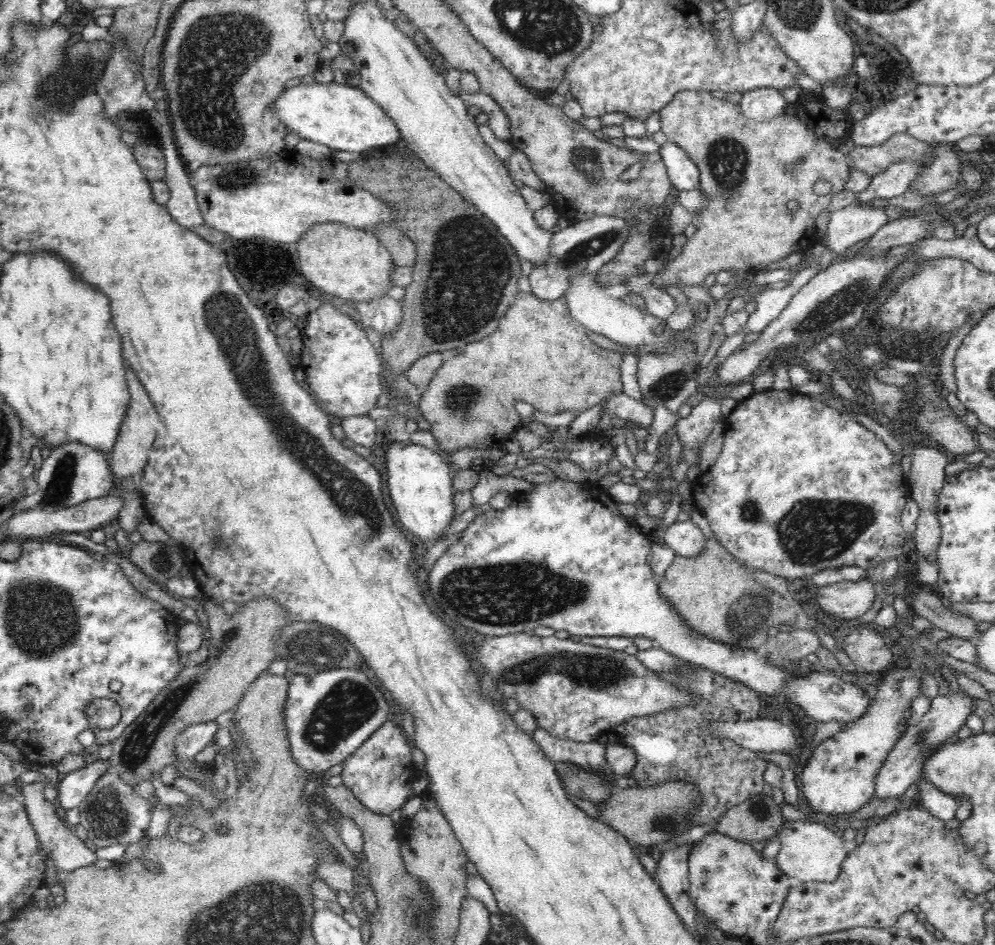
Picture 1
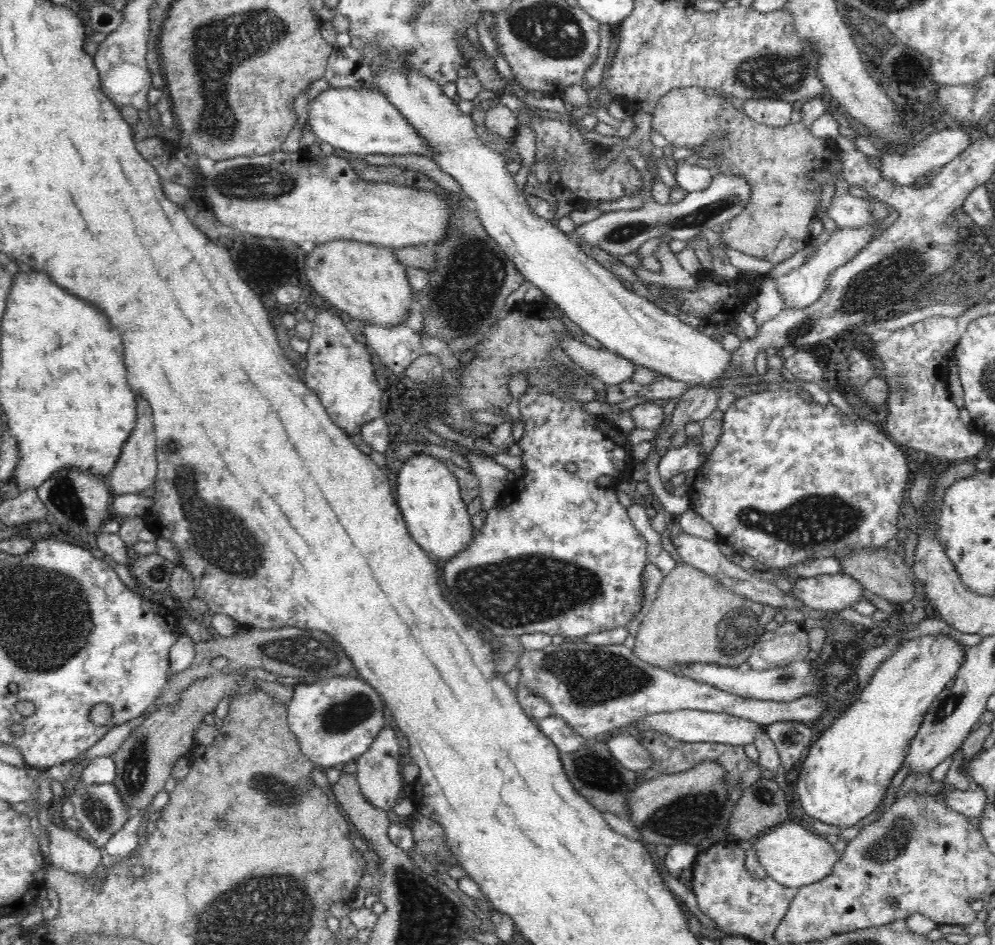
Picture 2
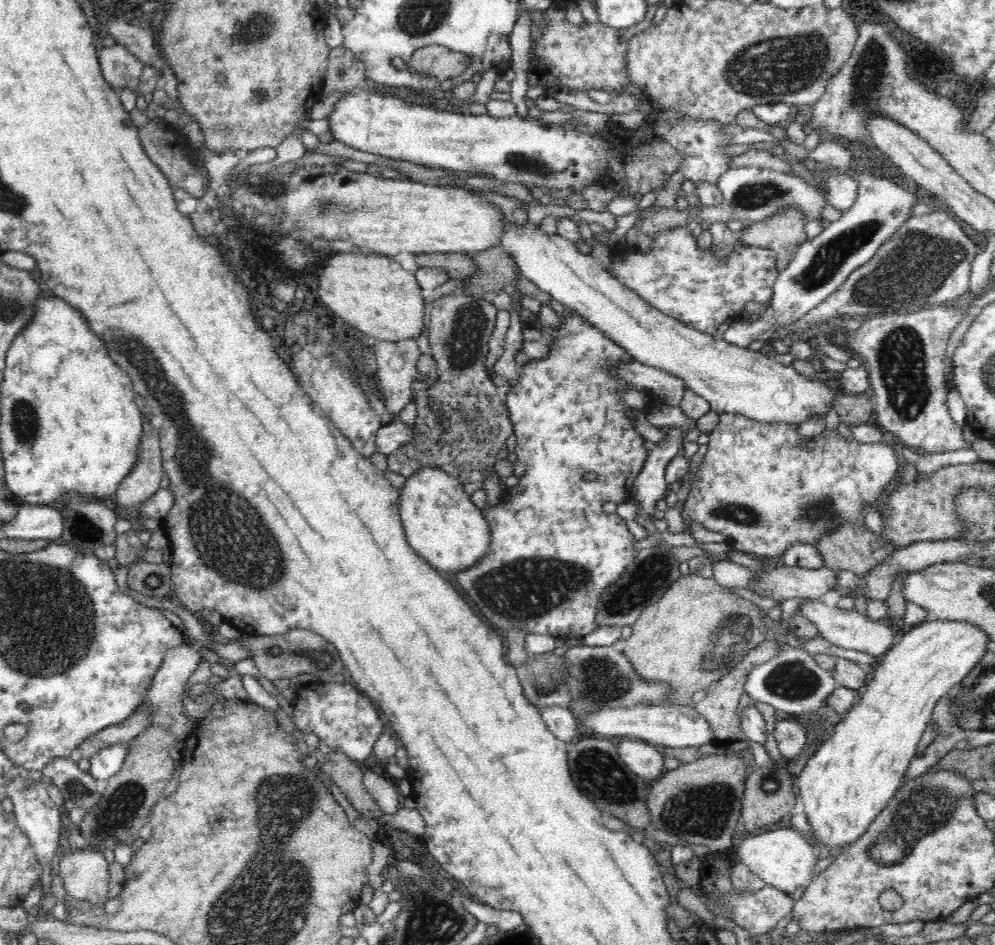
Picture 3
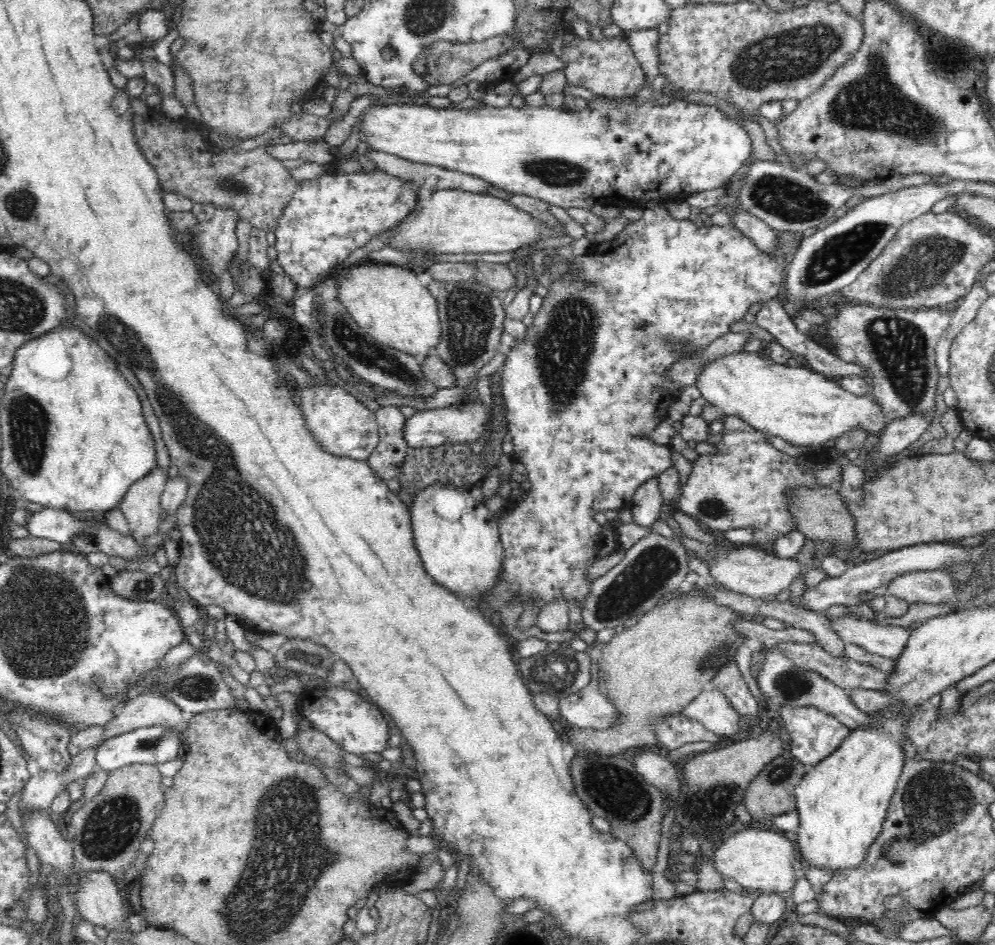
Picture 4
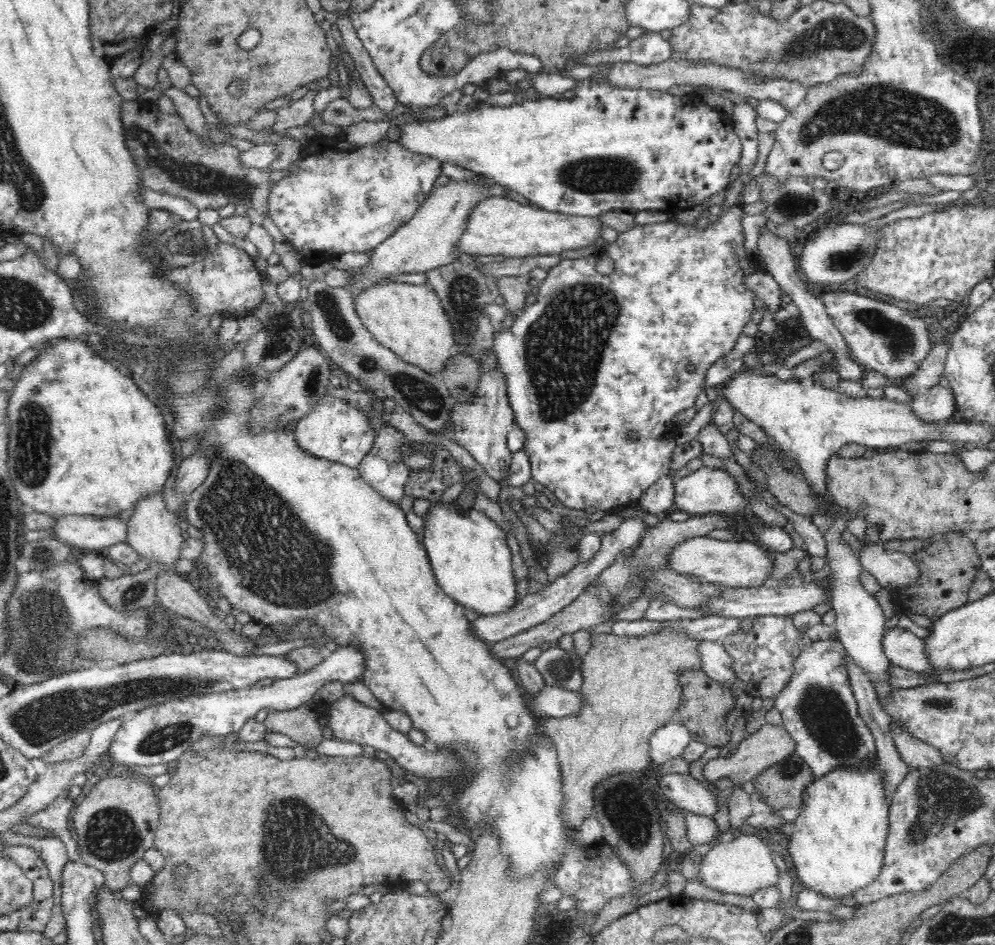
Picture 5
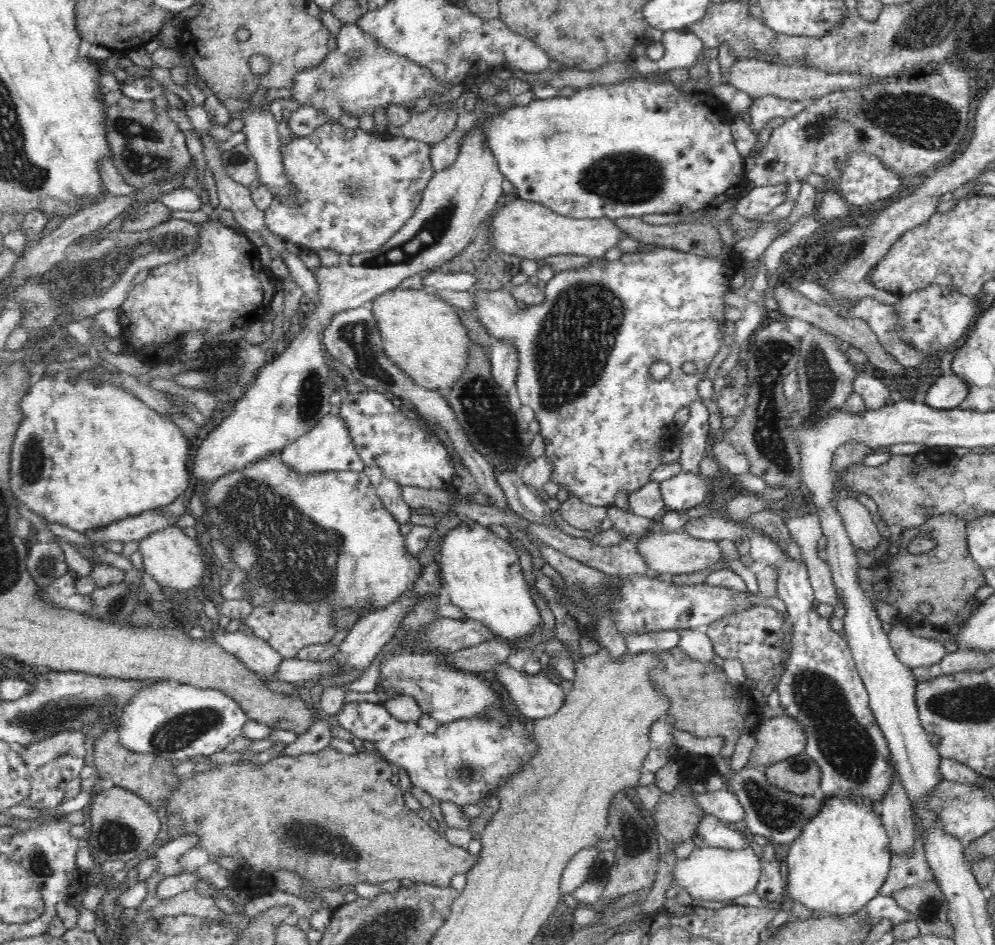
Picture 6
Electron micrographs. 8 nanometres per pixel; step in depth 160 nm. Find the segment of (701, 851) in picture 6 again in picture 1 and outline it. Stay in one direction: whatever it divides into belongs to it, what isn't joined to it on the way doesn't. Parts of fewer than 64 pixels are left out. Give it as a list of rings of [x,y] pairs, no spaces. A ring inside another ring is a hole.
[[[784,821],[777,836],[781,849],[774,859],[786,876],[796,877],[802,883],[830,883],[838,880],[850,845],[830,830],[830,827],[827,828],[816,821]]]

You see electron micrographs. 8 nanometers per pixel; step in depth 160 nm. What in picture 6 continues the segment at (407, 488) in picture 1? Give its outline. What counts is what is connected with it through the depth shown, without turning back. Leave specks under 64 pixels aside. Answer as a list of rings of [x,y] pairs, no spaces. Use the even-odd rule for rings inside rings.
[[[462,522],[442,538],[439,553],[441,587],[448,592],[452,604],[462,609],[466,618],[485,624],[501,638],[526,636],[542,622],[521,573],[518,554],[491,528],[476,522]]]

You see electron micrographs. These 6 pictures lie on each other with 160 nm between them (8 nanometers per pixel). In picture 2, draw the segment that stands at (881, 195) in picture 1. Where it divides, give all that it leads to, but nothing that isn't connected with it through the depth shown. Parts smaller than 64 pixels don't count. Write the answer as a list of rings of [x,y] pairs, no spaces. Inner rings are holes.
[[[940,126],[906,152],[898,153],[895,150],[890,150],[890,152],[884,153],[880,158],[880,177],[892,183],[912,187],[918,181],[918,178],[926,178],[930,175],[930,172],[940,170],[945,164],[962,154],[964,149],[971,145],[969,131],[970,128]]]

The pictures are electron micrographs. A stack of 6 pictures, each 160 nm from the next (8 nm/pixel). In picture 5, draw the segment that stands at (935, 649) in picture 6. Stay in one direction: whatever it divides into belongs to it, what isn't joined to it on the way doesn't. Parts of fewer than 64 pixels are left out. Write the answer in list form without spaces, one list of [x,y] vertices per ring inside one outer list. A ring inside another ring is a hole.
[[[897,625],[889,630],[884,630],[882,649],[892,665],[912,670],[922,678],[926,676],[925,685],[940,684],[940,679],[934,676],[934,669],[928,663],[922,639],[909,629]]]

